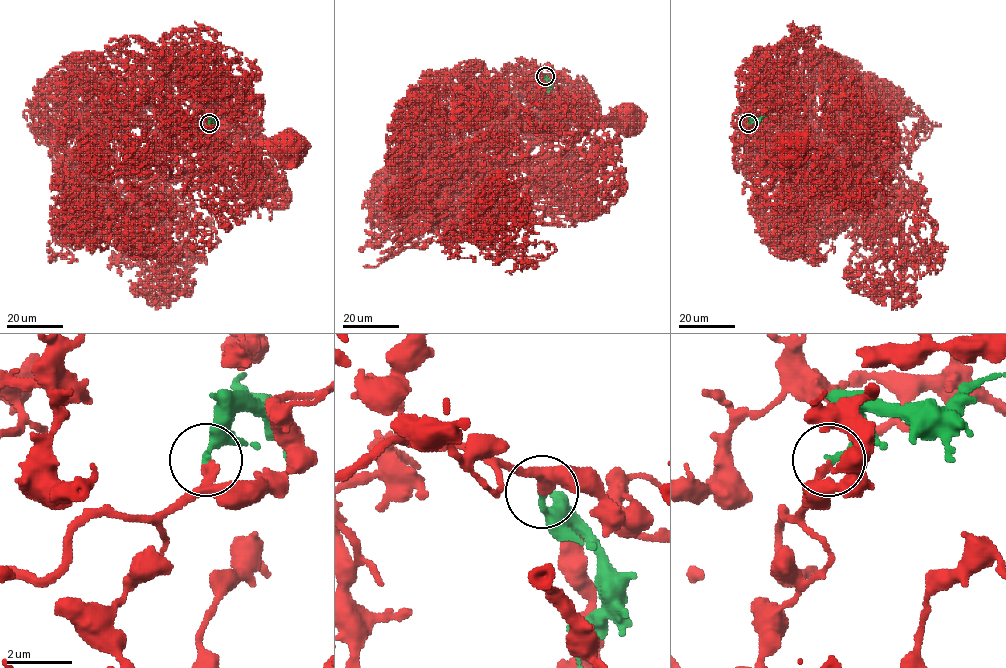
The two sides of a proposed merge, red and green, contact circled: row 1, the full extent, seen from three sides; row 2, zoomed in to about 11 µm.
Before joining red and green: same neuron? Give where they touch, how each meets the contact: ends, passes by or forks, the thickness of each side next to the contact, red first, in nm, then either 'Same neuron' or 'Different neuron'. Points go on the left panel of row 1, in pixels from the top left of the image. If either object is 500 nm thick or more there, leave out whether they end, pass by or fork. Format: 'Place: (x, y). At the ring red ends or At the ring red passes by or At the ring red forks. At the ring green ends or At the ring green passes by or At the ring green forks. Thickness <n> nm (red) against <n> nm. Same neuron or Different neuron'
Place: (209, 123). At the ring red passes by. At the ring green ends. Thickness 170 nm (red) against 190 nm. Same neuron

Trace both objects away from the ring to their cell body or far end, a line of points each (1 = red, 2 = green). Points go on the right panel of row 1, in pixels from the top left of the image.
1: (749, 124), (750, 112), (780, 107), (839, 179), (858, 176), (825, 150), (795, 143)
2: (749, 123), (752, 119), (766, 117)

